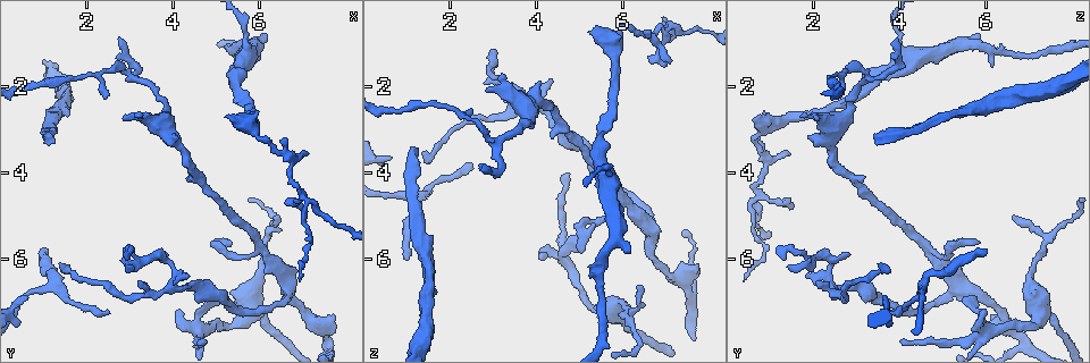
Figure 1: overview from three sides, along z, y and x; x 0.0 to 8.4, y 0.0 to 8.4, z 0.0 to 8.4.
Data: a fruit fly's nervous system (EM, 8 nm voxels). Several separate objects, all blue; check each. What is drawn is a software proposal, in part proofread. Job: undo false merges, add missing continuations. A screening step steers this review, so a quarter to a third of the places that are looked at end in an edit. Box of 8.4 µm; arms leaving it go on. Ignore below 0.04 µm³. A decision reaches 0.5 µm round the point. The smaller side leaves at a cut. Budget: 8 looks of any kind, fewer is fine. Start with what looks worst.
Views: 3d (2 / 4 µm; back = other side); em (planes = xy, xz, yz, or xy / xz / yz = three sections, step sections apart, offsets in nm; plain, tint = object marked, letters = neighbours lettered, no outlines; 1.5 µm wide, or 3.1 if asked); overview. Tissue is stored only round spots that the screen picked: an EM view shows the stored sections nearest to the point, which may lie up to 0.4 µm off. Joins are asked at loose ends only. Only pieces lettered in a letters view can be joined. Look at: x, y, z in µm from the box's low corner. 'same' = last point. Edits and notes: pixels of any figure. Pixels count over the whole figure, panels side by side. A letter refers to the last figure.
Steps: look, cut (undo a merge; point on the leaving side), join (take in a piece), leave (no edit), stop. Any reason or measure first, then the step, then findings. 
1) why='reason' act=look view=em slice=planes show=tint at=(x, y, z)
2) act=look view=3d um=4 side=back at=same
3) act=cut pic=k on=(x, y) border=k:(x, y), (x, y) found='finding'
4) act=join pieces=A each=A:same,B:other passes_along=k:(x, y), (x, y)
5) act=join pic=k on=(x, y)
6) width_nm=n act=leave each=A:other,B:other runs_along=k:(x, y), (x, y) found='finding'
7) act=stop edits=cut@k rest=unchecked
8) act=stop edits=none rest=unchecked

why='tapers out' act=look view=em slice=planes show=letters at=(2.80, 0.95, 4.00)

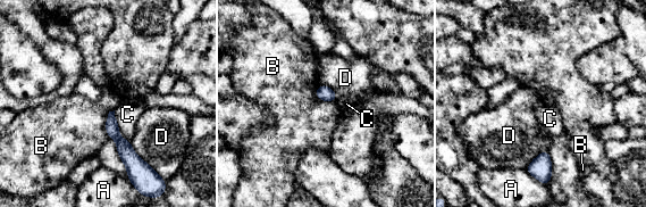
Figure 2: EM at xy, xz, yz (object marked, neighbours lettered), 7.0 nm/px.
width_nm=90 act=leave each=A:other,B:other,C:other,D:other border=2:(114, 109), (106, 122), (109, 137) found='no lettered piece goes on from it'

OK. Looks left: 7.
why='an open end' act=look view=3d um=4 at=(6.25, 5.00, 6.60)

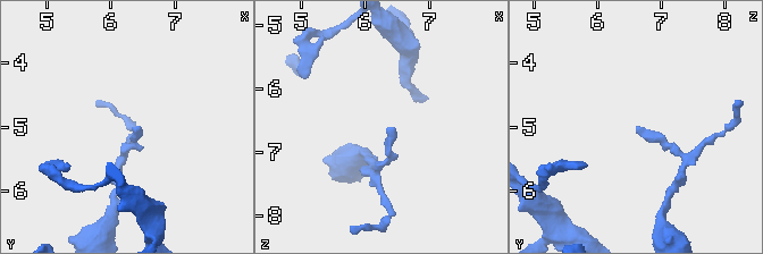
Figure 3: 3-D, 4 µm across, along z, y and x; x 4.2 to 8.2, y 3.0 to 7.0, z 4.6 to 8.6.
why='need the tissue' act=look view=em slice=xz step=4 show=tint at=(6.30, 5.05, 6.65)

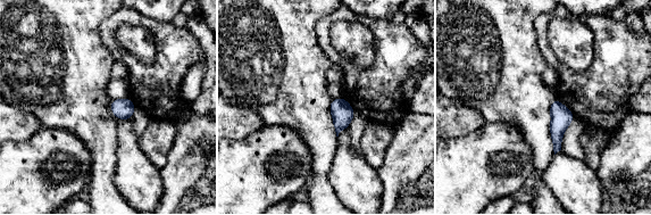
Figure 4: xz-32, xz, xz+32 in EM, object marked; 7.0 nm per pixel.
act=look view=em slice=planes show=letters at=same

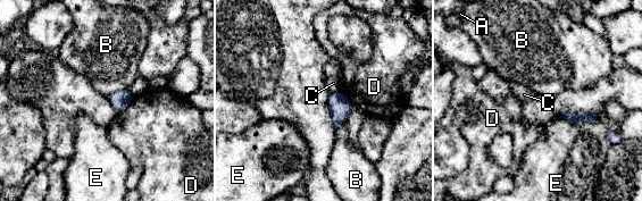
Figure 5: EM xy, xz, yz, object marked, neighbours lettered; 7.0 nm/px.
longest_contact=E:280nm act=leave each=A:other,B:other,C:other,D:other,E:other border=5:(128, 89), (114, 91), (108, 97) found='no lettered piece goes on from it'

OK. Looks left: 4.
why='calibre changes' act=look view=em slice=planes show=tint at=(5.55, 1.15, 6.05)

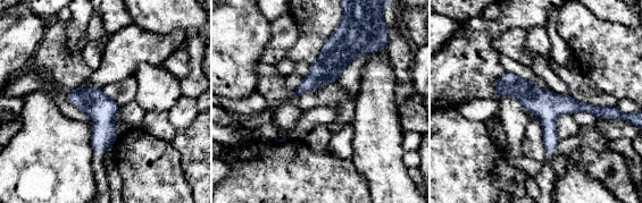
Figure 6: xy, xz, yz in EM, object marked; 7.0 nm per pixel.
why='what lies round it' act=look view=em slice=planes show=letters at=same

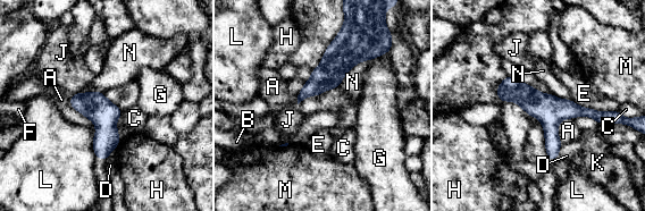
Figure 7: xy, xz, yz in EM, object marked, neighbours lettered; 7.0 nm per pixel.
width_nm=20 act=leave each=A:other,B:other,C:other,D:other,E:other,F:other,G:other,H:other,J:other,K:other,L:other,M:other,N:other runs_along=7:(500, 89), (547, 109), (608, 117) found='continuous, no second cell'

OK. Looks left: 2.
act=stop edits=none rest=unchecked

